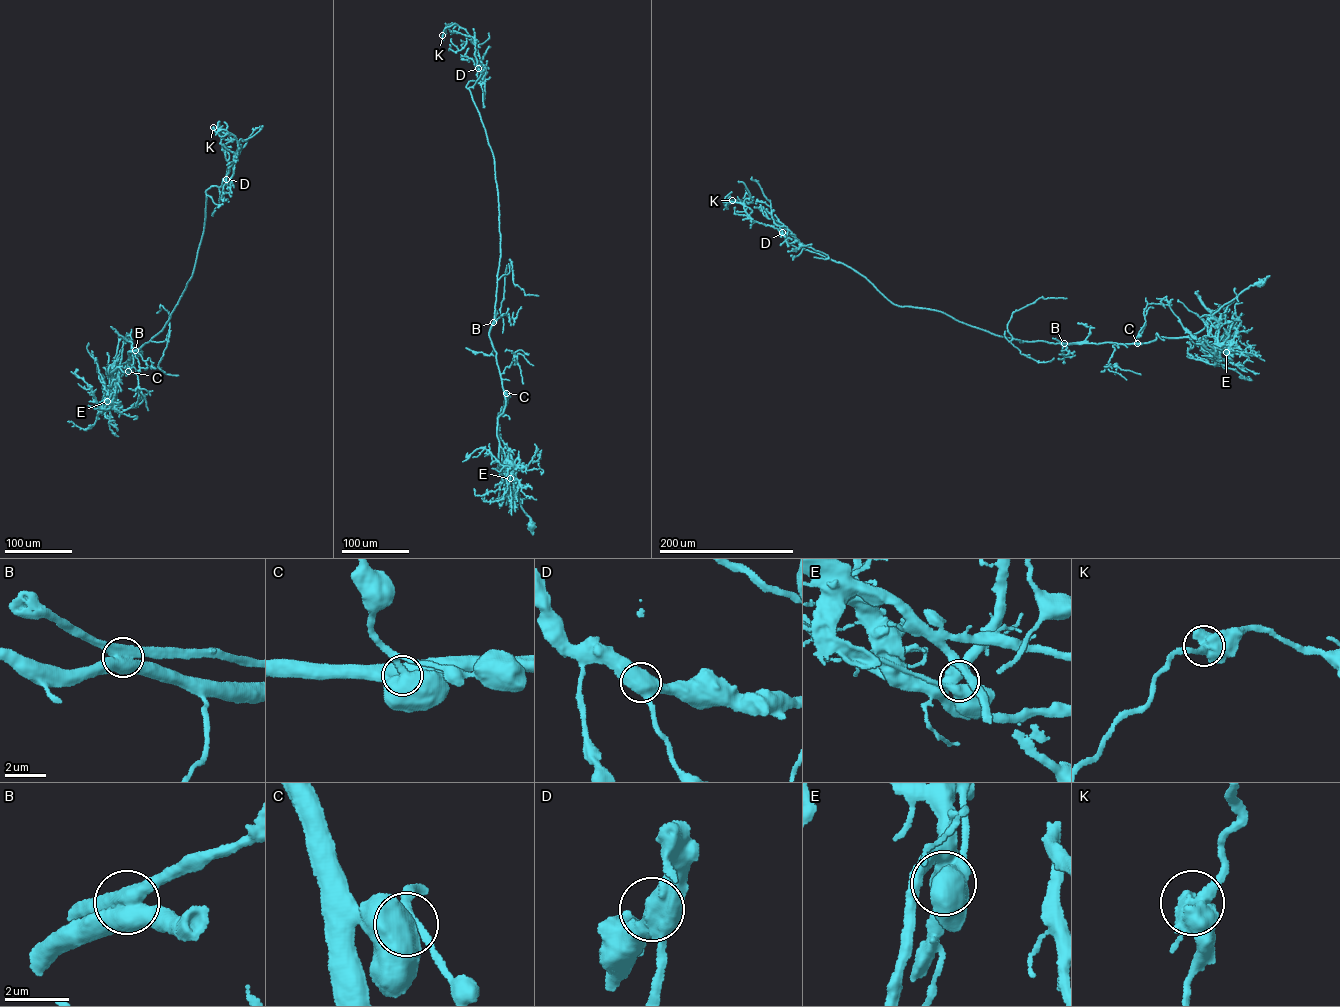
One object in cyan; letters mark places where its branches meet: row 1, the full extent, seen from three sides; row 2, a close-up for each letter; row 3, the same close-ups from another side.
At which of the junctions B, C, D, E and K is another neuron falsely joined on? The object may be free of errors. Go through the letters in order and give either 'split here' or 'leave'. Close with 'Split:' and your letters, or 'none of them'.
B: split here
C: leave
D: leave
E: leave
K: leave
Split: B

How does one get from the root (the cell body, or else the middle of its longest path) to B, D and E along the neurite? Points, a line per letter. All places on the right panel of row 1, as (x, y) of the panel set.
B: (1261, 283), (1245, 289), (1213, 314), (1202, 330), (1186, 337), (1158, 336), (1155, 340), (1140, 343), (1064, 343)
D: (1261, 283), (1186, 337), (1129, 344), (1022, 341), (940, 311), (895, 305), (851, 268), (782, 232)
E: (1261, 283), (1245, 289), (1213, 314), (1218, 324), (1218, 345), (1226, 352)

